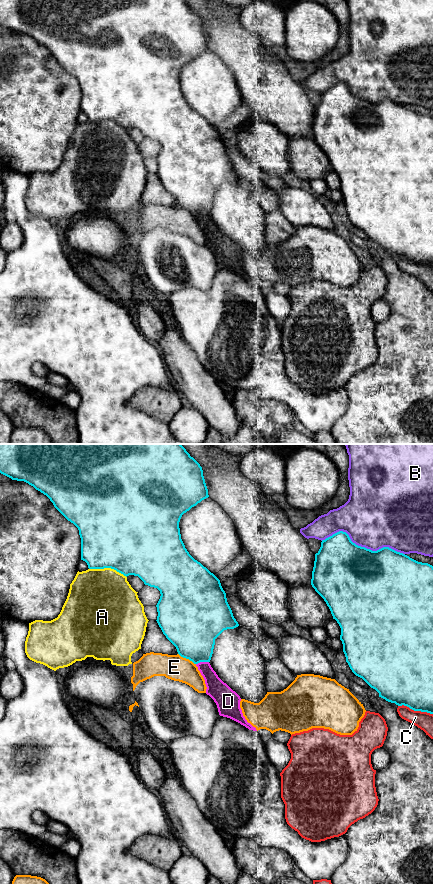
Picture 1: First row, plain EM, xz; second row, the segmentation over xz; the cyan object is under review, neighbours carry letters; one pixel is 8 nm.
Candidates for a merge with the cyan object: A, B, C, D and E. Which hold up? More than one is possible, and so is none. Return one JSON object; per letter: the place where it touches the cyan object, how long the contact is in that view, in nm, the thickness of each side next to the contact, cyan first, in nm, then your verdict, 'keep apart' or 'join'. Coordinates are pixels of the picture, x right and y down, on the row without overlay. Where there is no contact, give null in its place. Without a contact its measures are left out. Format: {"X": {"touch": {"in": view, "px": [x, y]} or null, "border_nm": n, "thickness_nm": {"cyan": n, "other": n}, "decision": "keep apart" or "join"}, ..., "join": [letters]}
{"A": {"touch": {"in": "xz", "px": [108, 119]}, "border_nm": 320, "thickness_nm": {"cyan": 500, "other": 460}, "decision": "keep apart"}, "B": {"touch": {"in": "xz", "px": [362, 99]}, "border_nm": 700, "thickness_nm": {"cyan": 500, "other": 480}, "decision": "keep apart"}, "C": {"touch": {"in": "xz", "px": [415, 262]}, "border_nm": 280, "thickness_nm": {"cyan": 400, "other": 140}, "decision": "keep apart"}, "D": {"touch": {"in": "xz", "px": [202, 213]}, "border_nm": 110, "thickness_nm": {"cyan": 360, "other": 160}, "decision": "keep apart"}, "E": {"touch": {"in": "xz", "px": [187, 210]}, "border_nm": 170, "thickness_nm": {"cyan": 400, "other": 200}, "decision": "keep apart"}, "join": []}

